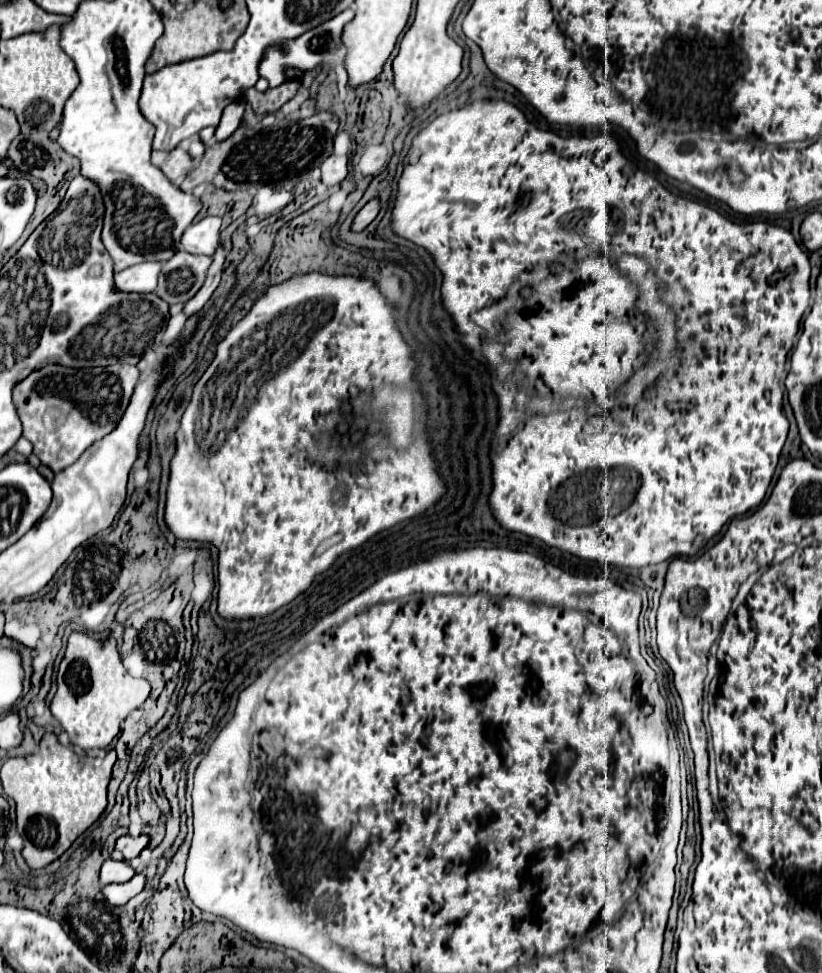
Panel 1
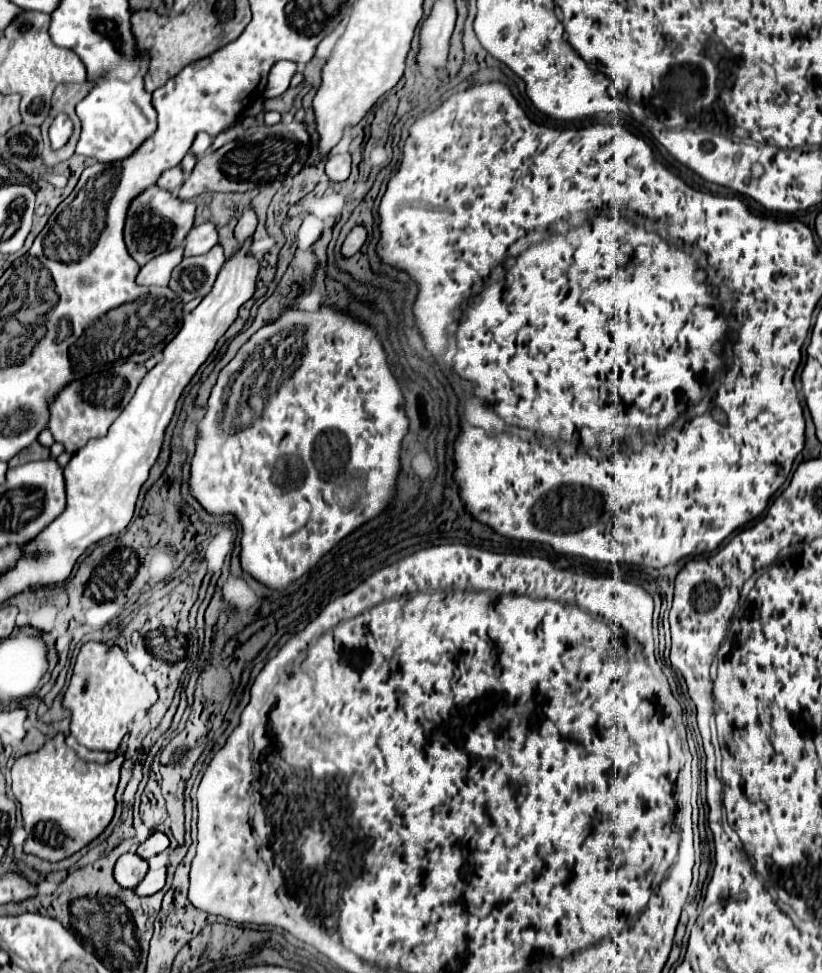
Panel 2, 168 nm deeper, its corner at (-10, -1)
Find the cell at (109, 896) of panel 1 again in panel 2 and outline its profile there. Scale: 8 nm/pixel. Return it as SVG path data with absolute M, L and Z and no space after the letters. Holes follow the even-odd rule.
M157 866L157 868L151 868L147 872L147 876L143 878L143 882L135 888L135 892L139 896L151 896L155 892L159 892L163 886L165 886L165 878L167 878L167 866Z

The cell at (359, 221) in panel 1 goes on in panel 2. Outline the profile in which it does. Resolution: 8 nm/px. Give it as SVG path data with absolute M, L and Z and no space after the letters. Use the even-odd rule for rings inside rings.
M361 226L353 228L353 230L349 232L349 236L345 238L343 246L341 246L341 256L343 256L343 258L351 258L351 256L361 248L361 244L365 242L365 238L367 238L365 228L361 228Z

